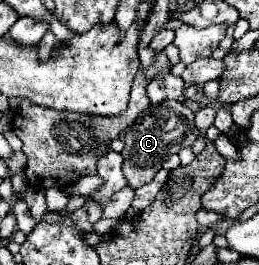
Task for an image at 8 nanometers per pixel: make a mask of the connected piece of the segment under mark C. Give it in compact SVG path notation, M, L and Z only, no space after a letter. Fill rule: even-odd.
M164 100L162 104L152 104L138 116L138 120L124 132L124 176L132 188L140 188L142 184L148 184L156 172L162 168L162 162L170 156L180 152L184 146L192 146L196 140L194 134L194 112L184 106L178 100Z

